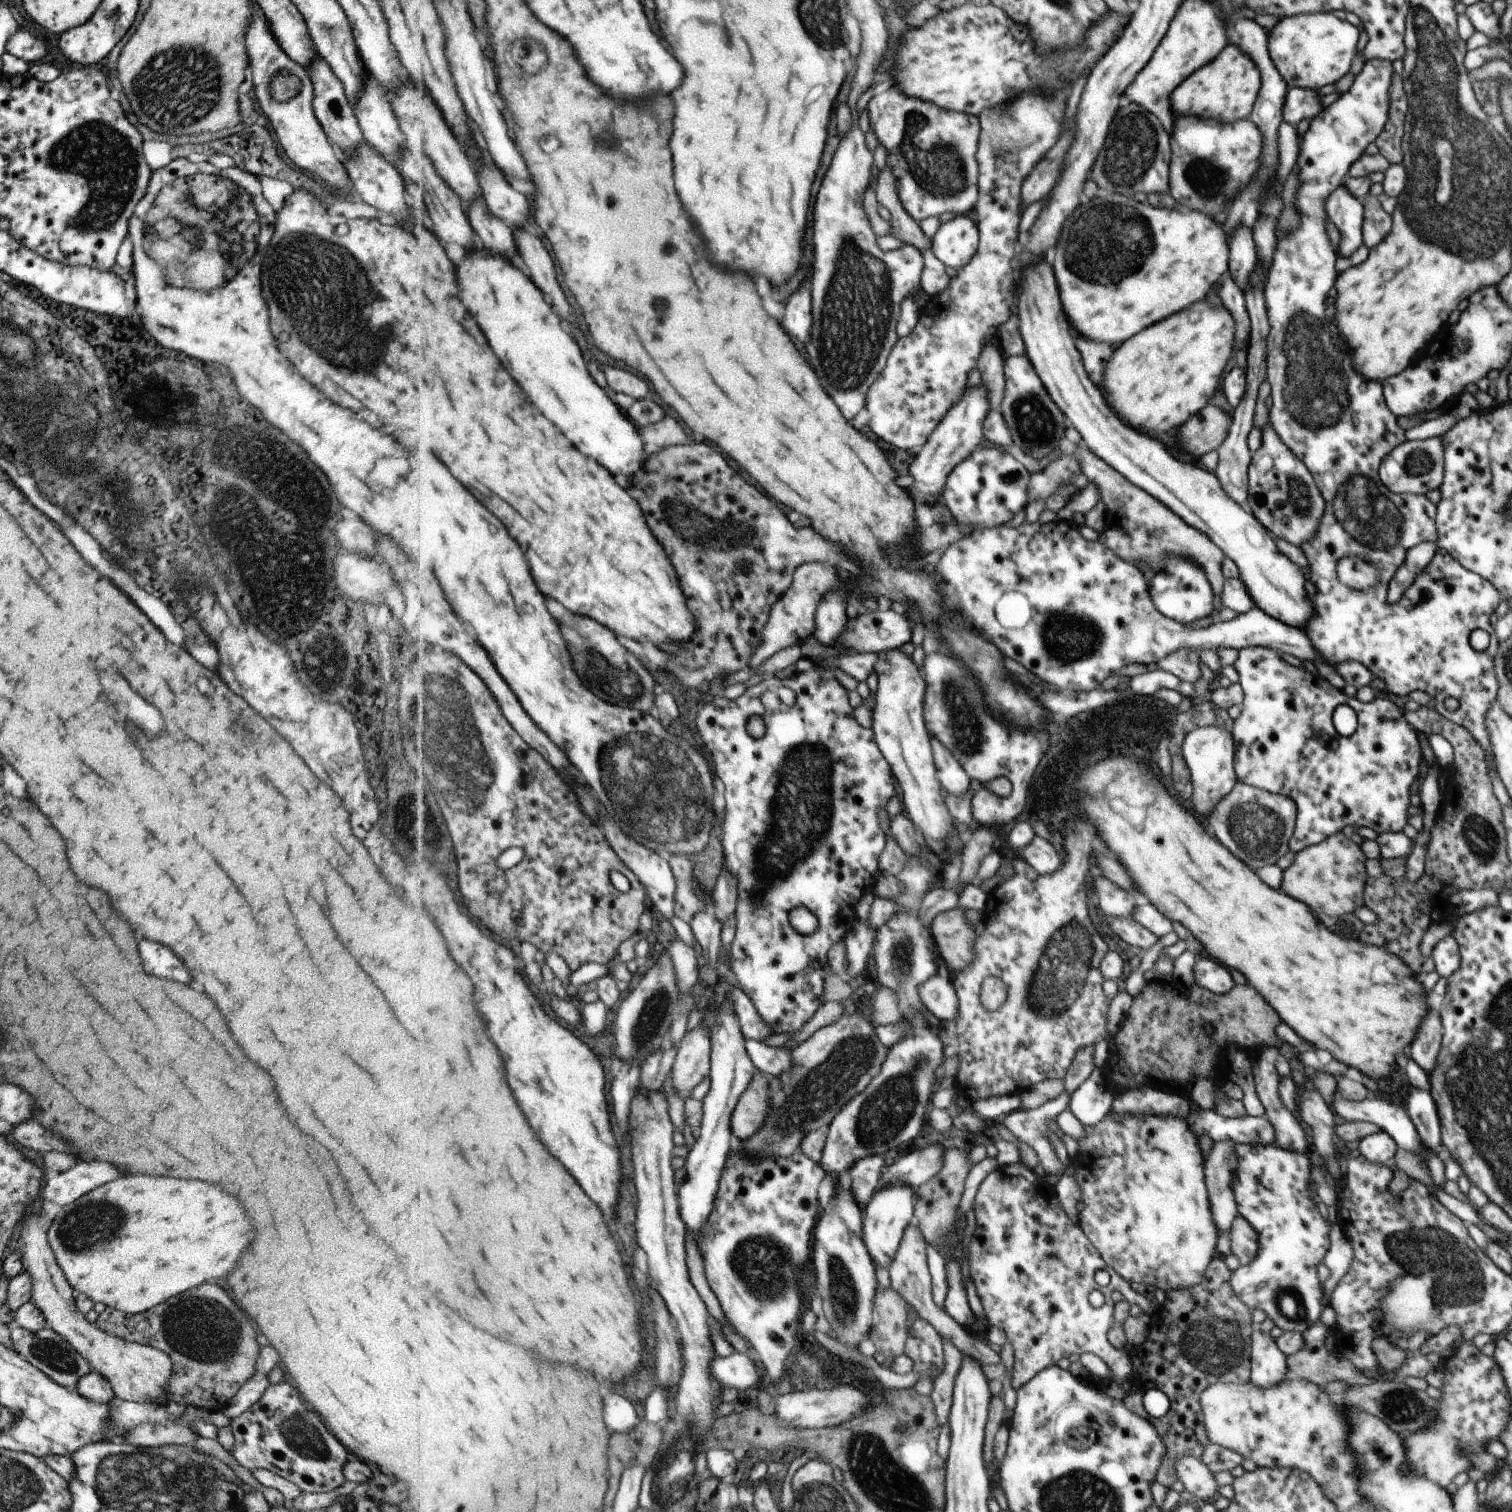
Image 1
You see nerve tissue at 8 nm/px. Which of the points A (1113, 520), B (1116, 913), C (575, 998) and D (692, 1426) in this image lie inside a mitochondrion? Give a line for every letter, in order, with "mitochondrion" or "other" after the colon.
A: other
B: other
C: other
D: mitochondrion

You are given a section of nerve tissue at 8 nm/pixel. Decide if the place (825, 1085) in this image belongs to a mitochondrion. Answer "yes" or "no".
yes

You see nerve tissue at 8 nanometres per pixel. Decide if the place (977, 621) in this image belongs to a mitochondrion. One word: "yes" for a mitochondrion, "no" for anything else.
no

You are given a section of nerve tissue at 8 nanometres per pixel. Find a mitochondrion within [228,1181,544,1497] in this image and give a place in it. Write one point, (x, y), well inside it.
(305, 1438)

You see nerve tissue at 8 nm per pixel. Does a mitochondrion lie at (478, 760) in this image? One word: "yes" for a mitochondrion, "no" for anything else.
yes

